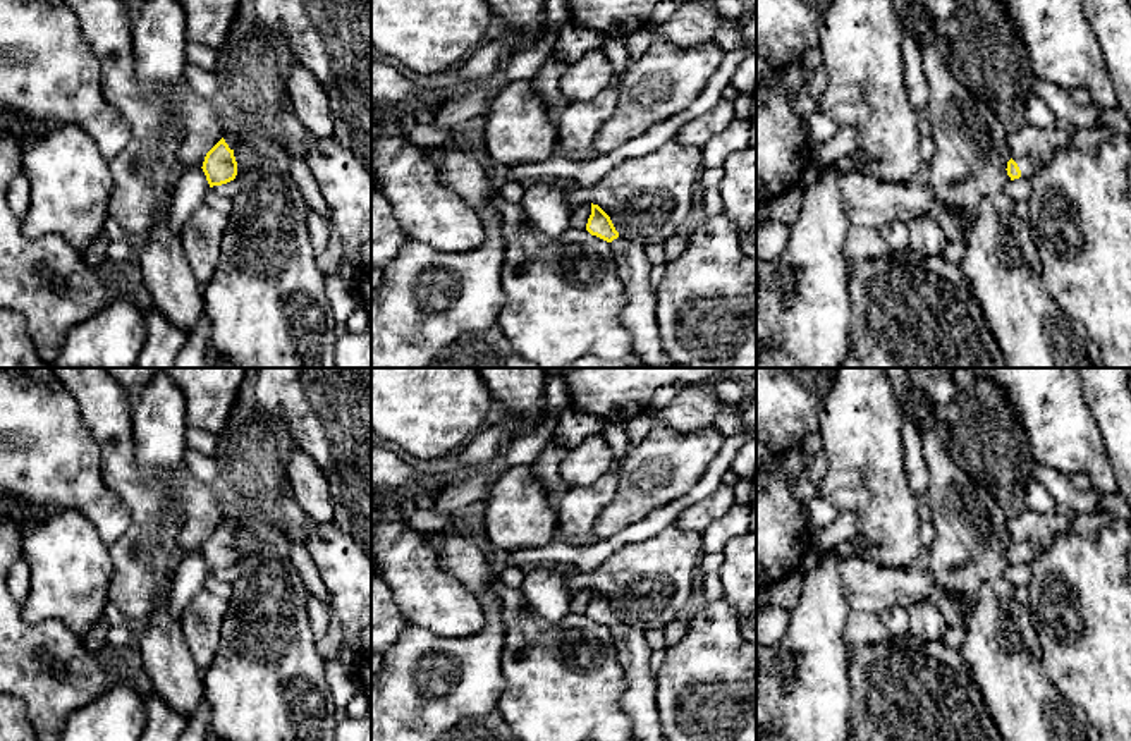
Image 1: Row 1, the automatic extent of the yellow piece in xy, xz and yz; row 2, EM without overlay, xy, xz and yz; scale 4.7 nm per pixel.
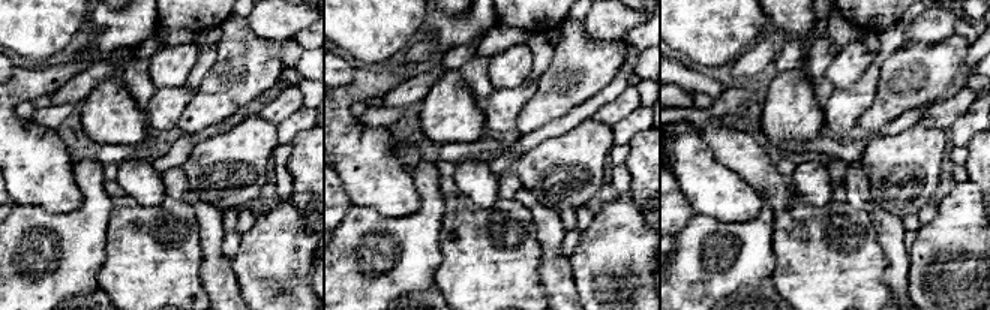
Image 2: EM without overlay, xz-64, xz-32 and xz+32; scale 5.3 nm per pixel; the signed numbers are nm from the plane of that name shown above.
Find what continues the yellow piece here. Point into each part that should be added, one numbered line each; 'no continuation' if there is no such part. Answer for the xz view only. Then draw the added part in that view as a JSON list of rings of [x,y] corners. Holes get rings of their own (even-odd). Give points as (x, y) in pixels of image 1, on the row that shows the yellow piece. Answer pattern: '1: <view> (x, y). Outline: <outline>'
1: xz (638, 317). Outline: [[[619,236],[610,242],[610,249],[626,294],[622,325],[631,334],[631,352],[650,368],[684,368],[669,358],[660,342],[655,316],[657,294],[648,280],[651,265],[645,248]]]

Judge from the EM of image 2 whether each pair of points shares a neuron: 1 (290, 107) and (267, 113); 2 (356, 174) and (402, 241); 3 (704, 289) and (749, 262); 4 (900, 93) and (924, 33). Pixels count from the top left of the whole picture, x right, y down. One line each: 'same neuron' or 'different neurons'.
1: same neuron
2: different neurons
3: same neuron
4: different neurons

